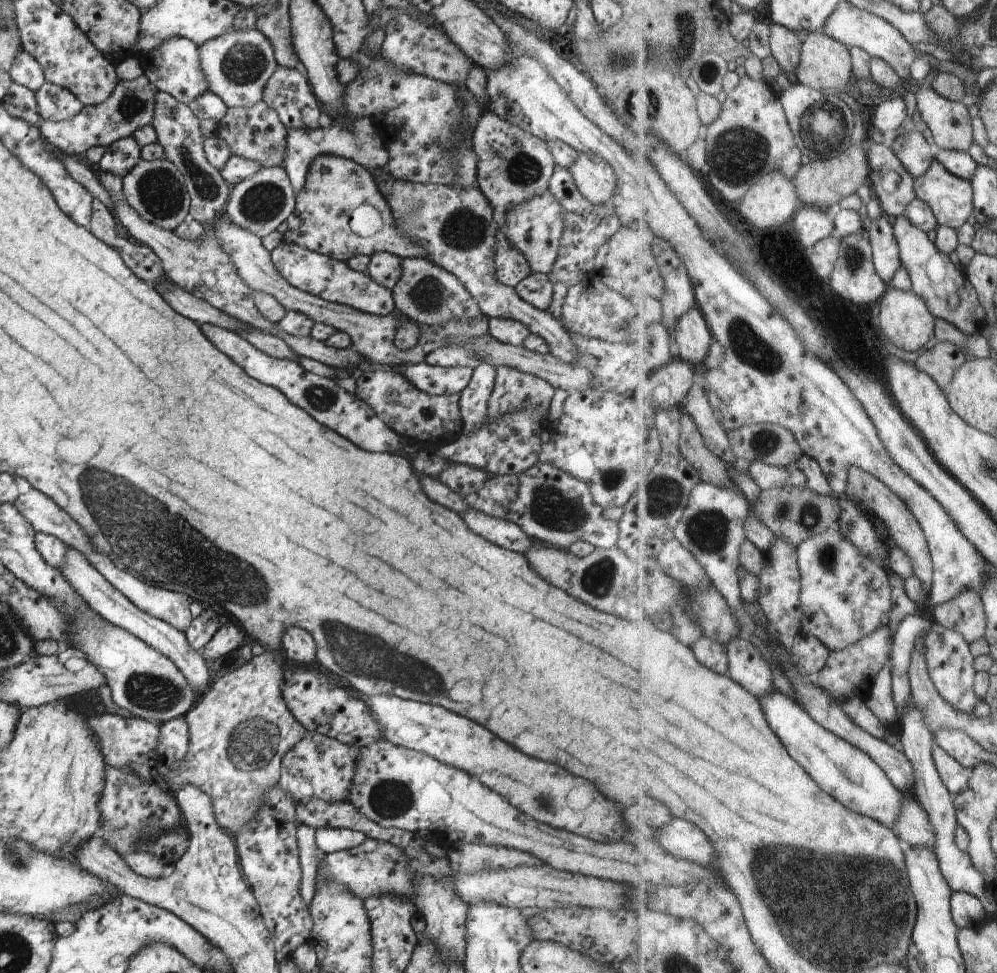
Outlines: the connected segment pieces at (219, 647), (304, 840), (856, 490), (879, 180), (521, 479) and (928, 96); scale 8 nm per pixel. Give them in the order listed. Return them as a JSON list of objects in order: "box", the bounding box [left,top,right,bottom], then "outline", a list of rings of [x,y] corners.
[{"box":[200,622,246,666],"outline":[[[225,622],[214,633],[210,642],[200,651],[208,666],[228,652],[240,648],[246,638],[245,631],[235,623]]]},{"box":[296,824,326,906],"outline":[[[304,824],[298,825],[296,836],[302,871],[300,892],[303,901],[309,906],[315,893],[320,862],[324,860],[326,854],[318,848],[315,841],[315,830],[312,827]]]},{"box":[846,467,936,592],"outline":[[[860,467],[851,469],[846,494],[855,501],[866,504],[870,510],[886,523],[888,528],[890,528],[891,535],[896,540],[896,544],[903,546],[908,551],[908,554],[910,554],[914,564],[917,566],[917,574],[925,580],[925,583],[929,586],[929,591],[933,592],[936,568],[932,547],[927,532],[914,514],[914,511],[908,506],[908,503],[875,474]]]},{"box":[869,142,918,219],"outline":[[[869,142],[873,174],[871,187],[875,188],[882,209],[893,219],[907,215],[908,208],[918,197],[918,178],[910,172],[893,147]]]},{"box":[463,464,618,551],"outline":[[[535,464],[528,470],[511,475],[491,475],[478,493],[463,496],[468,507],[479,510],[484,514],[499,519],[515,522],[533,542],[540,541],[552,547],[567,549],[577,540],[588,541],[598,549],[611,549],[616,551],[616,538],[618,538],[618,524],[614,519],[604,516],[604,509],[594,504],[590,496],[589,486],[572,474],[566,474],[550,464]]]},{"box":[918,89,974,152],"outline":[[[922,89],[918,94],[921,116],[941,149],[969,152],[974,146],[974,118],[961,101],[949,100],[935,89]]]}]

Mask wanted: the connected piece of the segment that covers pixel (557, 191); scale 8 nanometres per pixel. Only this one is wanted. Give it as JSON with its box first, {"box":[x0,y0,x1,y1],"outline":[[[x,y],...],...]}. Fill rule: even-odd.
{"box":[547,167,622,288],"outline":[[[556,167],[550,180],[548,189],[552,192],[552,196],[560,202],[562,210],[564,210],[564,219],[566,223],[566,231],[562,234],[560,240],[560,250],[558,258],[552,266],[552,270],[547,274],[552,285],[555,282],[564,282],[569,288],[578,282],[583,282],[594,271],[594,258],[600,246],[603,246],[620,230],[622,220],[616,216],[616,210],[613,202],[605,205],[591,204],[576,188],[572,174],[567,169]]]}

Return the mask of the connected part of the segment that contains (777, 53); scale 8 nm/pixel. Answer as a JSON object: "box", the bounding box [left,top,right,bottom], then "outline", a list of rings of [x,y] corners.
{"box":[773,23,805,75],"outline":[[[773,23],[773,55],[784,71],[799,75],[803,62],[805,42],[798,31],[784,24]]]}

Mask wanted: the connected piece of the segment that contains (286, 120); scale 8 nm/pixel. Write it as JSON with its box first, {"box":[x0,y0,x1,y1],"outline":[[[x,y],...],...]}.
{"box":[263,66,322,130],"outline":[[[278,66],[266,83],[263,101],[278,113],[287,129],[316,130],[319,127],[318,118],[322,113],[320,102],[311,90],[307,75],[300,74],[296,68]]]}

